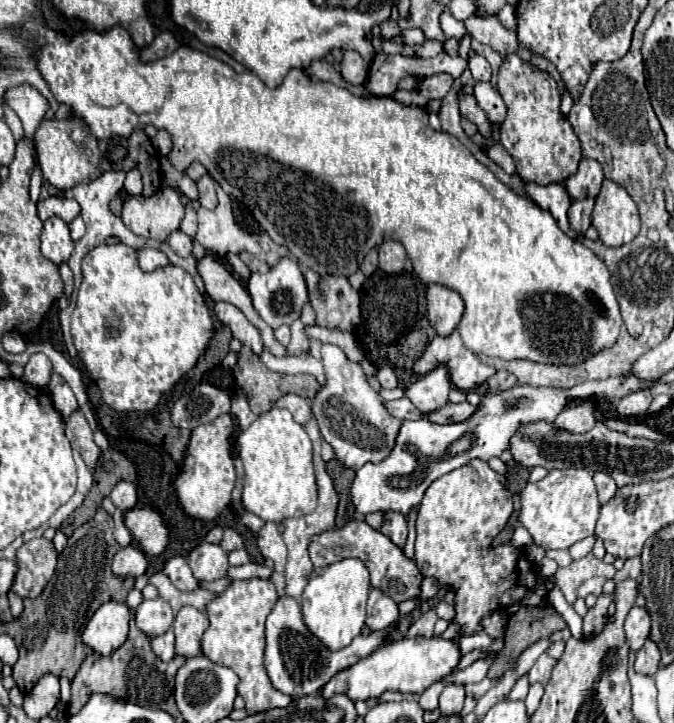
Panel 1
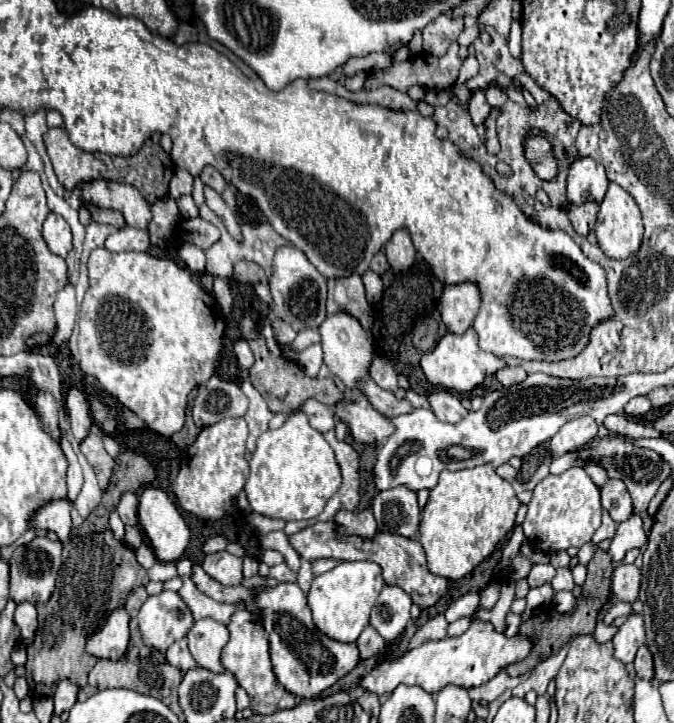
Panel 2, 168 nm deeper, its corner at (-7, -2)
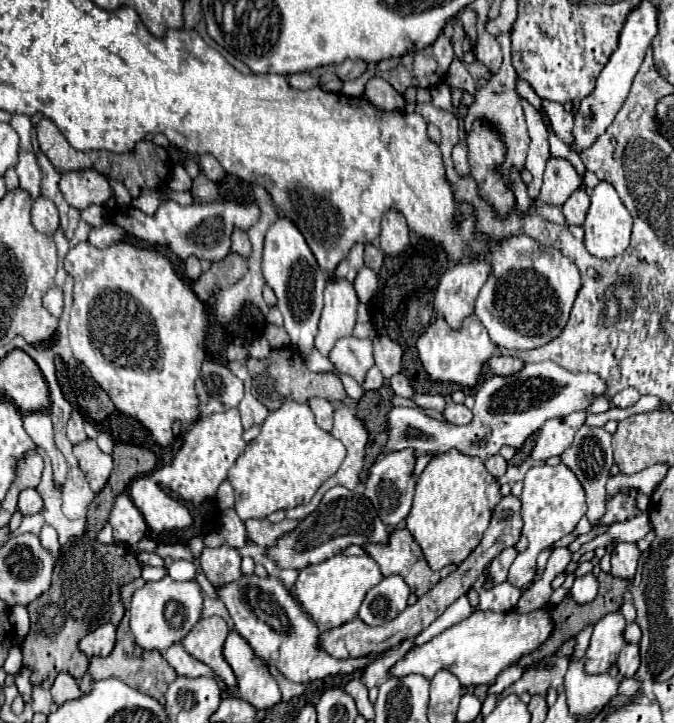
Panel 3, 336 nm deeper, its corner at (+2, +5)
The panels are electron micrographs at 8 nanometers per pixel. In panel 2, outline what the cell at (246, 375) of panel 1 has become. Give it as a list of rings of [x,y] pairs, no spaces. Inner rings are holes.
[[[261,336],[257,340],[251,340],[249,346],[251,346],[253,356],[255,356],[255,364],[249,370],[249,380],[255,386],[255,390],[261,392],[261,396],[265,398],[265,402],[267,402],[271,412],[289,414],[289,412],[297,410],[299,404],[303,400],[307,400],[307,398],[317,398],[319,402],[323,402],[327,406],[333,406],[337,400],[343,398],[343,392],[335,386],[335,382],[331,378],[319,378],[319,376],[317,378],[309,378],[295,362],[283,360],[283,358],[275,358],[267,350],[265,340]]]

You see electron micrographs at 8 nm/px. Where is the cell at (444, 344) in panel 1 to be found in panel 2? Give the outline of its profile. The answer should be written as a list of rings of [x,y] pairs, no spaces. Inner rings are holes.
[[[469,328],[461,336],[445,334],[439,340],[439,344],[431,352],[423,354],[423,358],[421,358],[421,370],[425,372],[427,380],[433,386],[443,386],[443,388],[449,388],[455,392],[469,392],[469,390],[477,388],[485,380],[485,376],[495,374],[503,366],[505,366],[505,362],[501,358],[497,358],[495,354],[485,352],[477,346],[477,334],[473,332],[473,328]]]

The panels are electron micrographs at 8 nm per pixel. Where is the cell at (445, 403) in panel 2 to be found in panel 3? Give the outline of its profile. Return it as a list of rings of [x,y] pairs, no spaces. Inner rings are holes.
[[[448,399],[444,417],[446,417],[448,423],[454,423],[454,425],[468,425],[468,423],[472,421],[472,411],[470,411],[466,405],[458,405],[458,403],[454,403],[454,401]]]

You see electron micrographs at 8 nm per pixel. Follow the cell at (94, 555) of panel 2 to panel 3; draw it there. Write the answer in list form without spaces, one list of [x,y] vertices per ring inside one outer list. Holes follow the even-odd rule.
[[[84,535],[70,539],[54,565],[52,587],[28,605],[30,633],[26,635],[22,655],[24,665],[32,669],[32,683],[50,689],[60,671],[70,673],[78,681],[88,671],[88,657],[78,649],[78,641],[102,623],[120,625],[124,605],[120,601],[120,587],[140,577],[140,563],[136,555],[118,543],[102,545]]]

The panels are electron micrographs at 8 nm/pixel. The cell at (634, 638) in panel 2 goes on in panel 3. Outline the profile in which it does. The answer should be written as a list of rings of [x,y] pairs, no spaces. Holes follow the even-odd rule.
[[[618,611],[602,617],[594,625],[590,647],[584,657],[584,671],[588,671],[590,675],[598,675],[598,673],[606,673],[610,665],[616,663],[620,649],[626,645],[624,629],[626,629],[626,621]]]

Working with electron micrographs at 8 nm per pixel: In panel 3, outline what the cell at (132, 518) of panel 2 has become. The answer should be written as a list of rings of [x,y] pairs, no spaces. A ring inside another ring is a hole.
[[[128,493],[116,497],[114,509],[110,513],[110,525],[114,529],[114,541],[120,543],[122,547],[130,547],[138,543],[148,533],[148,525],[142,513],[128,497]]]

